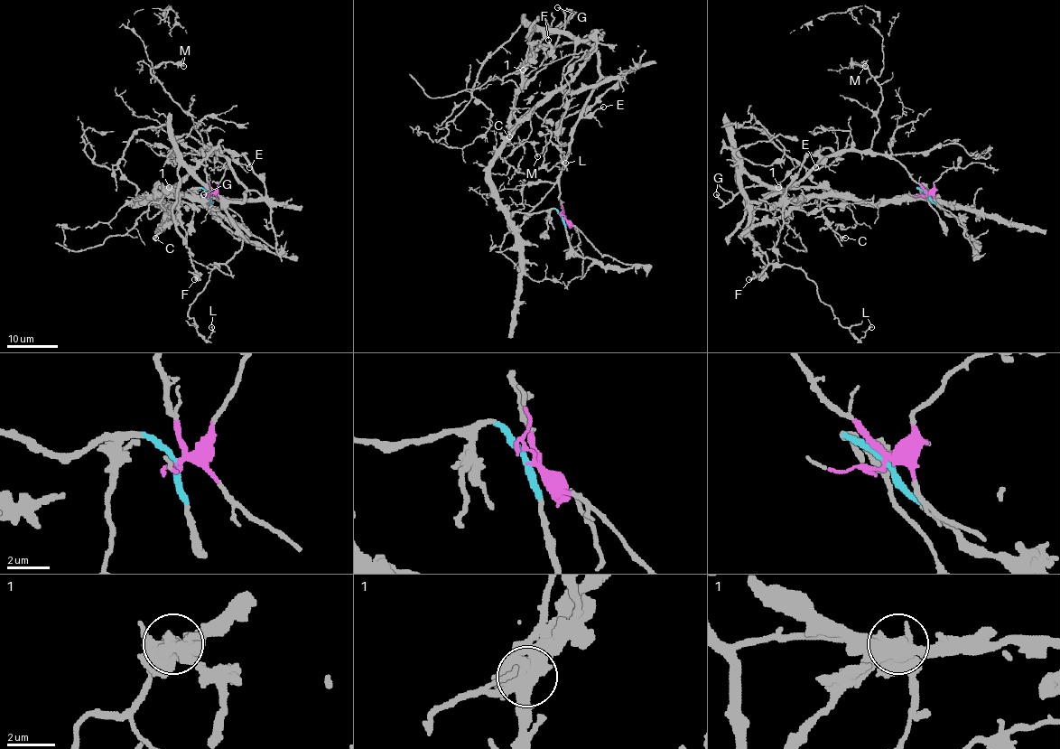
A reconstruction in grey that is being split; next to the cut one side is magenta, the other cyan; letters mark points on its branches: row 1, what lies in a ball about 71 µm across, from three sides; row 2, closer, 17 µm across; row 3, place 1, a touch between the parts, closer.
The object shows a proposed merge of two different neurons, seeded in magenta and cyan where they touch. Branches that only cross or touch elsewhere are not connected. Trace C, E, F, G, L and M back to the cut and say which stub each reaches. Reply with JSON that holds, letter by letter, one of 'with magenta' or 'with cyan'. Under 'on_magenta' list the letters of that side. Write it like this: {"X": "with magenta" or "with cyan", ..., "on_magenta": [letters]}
{"C": "with cyan", "E": "with magenta", "F": "with cyan", "G": "with magenta", "L": "with magenta", "M": "with magenta", "on_magenta": ["E", "G", "L", "M"]}

